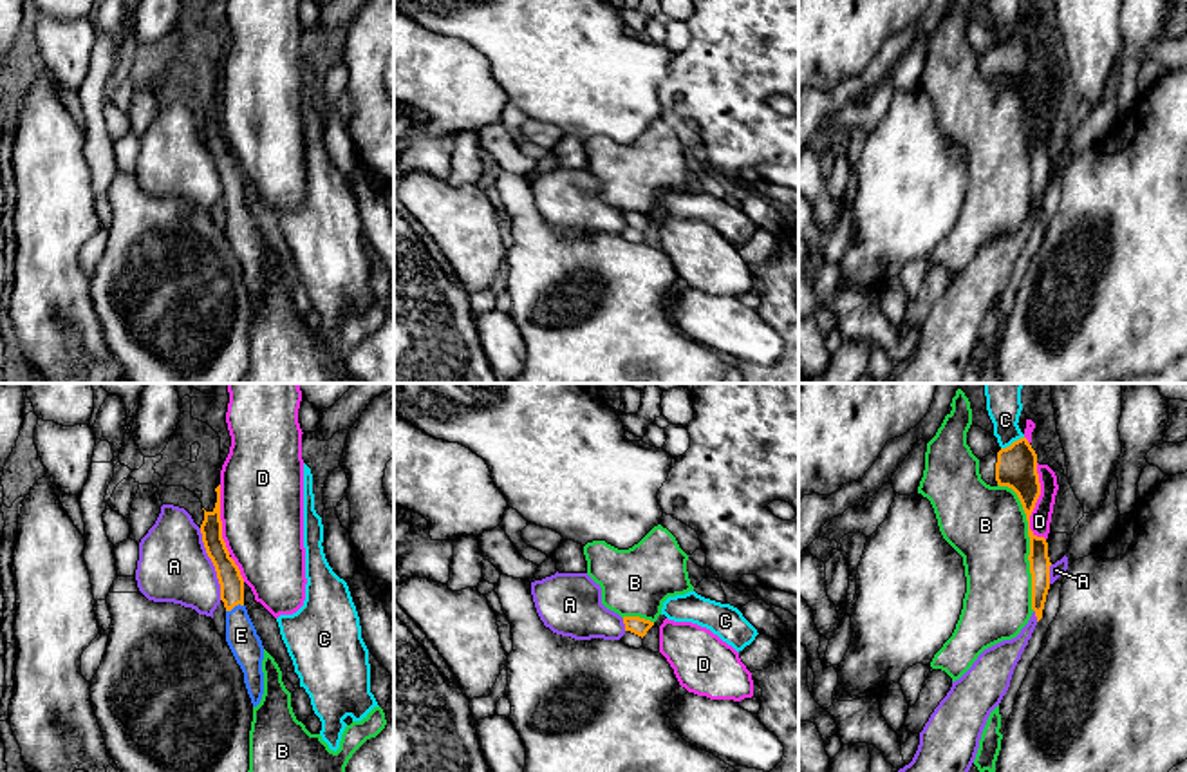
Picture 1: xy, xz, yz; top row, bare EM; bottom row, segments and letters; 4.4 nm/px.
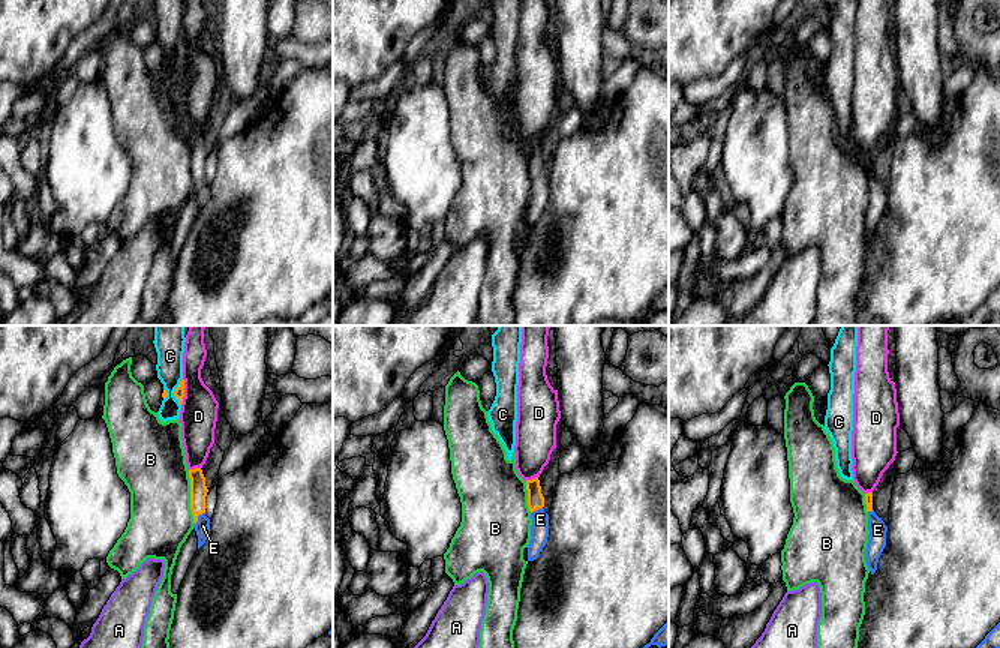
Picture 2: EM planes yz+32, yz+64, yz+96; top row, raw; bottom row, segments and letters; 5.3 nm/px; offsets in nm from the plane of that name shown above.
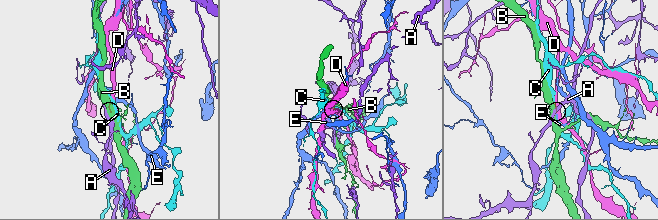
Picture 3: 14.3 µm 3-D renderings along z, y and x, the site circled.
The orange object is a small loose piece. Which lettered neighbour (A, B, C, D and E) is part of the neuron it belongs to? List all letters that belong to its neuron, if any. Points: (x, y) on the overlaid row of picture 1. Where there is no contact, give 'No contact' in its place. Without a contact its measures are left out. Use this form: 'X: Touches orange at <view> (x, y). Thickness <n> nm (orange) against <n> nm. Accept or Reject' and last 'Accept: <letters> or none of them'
A: Touches orange at xy (214, 564). Thickness 110 nm (orange) against 320 nm. Reject
B: Touches orange at yz (1030, 543). Thickness 120 nm (orange) against 360 nm. Reject
C: Touches orange at yz (1014, 442). Thickness 180 nm (orange) against 160 nm. Reject
D: Touches orange at yz (1036, 501). Thickness 180 nm (orange) against 100 nm. Reject
E: Touches orange at xy (233, 606). Thickness 110 nm (orange) against 140 nm. Accept
Accept: E

